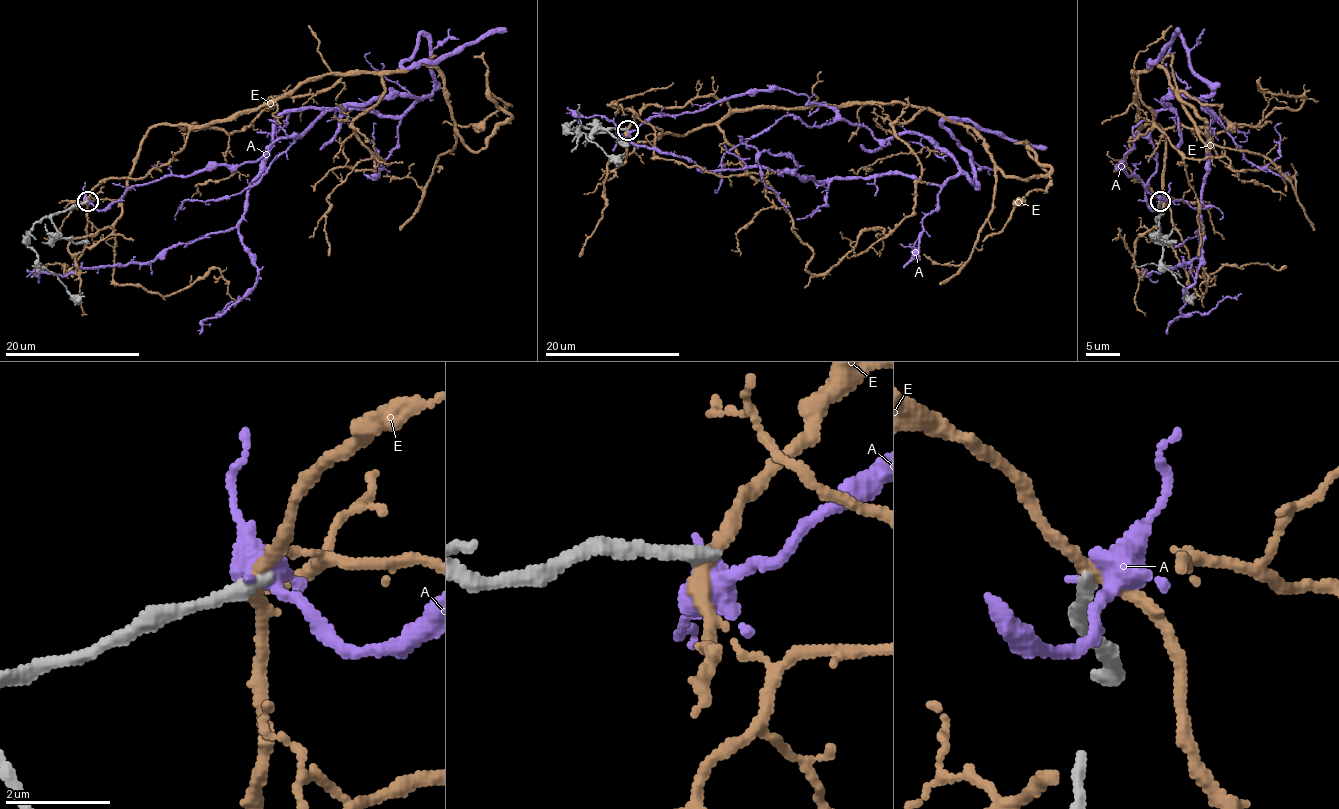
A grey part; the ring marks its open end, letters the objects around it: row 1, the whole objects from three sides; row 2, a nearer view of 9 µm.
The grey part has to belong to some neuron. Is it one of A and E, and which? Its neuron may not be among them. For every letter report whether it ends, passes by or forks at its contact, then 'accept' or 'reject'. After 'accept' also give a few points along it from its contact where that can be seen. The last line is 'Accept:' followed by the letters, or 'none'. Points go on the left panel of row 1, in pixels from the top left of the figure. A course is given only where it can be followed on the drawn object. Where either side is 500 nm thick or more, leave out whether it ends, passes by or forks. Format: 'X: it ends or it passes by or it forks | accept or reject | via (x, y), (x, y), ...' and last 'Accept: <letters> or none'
A: it forks | reject
E: it passes by | reject
Accept: none

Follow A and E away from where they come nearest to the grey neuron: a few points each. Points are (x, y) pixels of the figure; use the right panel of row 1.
A: (1158, 201), (1120, 163), (1163, 99), (1201, 98), (1214, 116), (1204, 109), (1201, 251), (1138, 268)
E: (1158, 201), (1126, 165), (1133, 74), (1158, 65), (1207, 152), (1180, 92), (1233, 123), (1272, 123)

